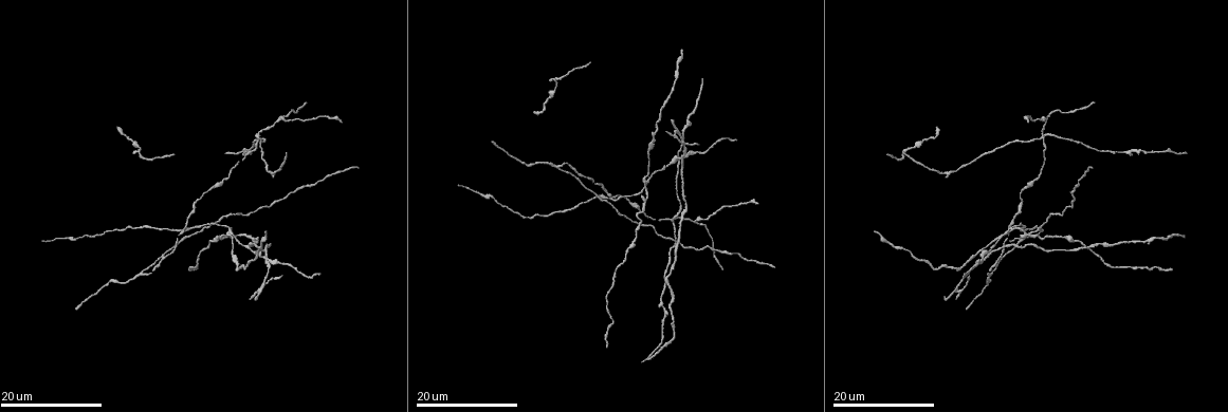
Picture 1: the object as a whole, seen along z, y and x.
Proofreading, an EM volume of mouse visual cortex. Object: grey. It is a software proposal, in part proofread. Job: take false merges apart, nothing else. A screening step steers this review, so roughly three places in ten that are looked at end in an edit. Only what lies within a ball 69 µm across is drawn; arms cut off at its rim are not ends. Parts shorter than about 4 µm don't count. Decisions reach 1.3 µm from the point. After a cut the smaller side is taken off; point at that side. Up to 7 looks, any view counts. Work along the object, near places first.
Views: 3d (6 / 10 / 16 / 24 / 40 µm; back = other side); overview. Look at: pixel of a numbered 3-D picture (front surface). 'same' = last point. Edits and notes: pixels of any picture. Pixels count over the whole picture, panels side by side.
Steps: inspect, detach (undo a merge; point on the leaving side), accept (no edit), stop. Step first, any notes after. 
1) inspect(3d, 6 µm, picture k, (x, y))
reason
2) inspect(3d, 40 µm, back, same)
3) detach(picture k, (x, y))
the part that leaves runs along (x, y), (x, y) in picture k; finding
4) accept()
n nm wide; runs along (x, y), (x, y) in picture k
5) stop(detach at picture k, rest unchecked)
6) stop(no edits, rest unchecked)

inspect(3d, 16 µm, picture 1, (578, 180))
three arms meet

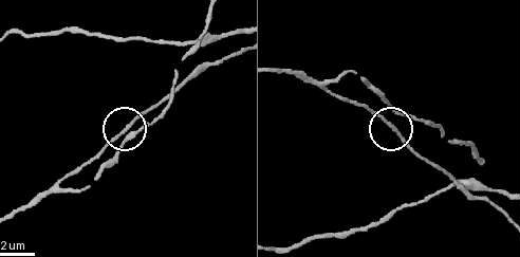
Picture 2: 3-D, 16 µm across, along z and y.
inspect(3d, 10 µm, picture 2, (387, 125))

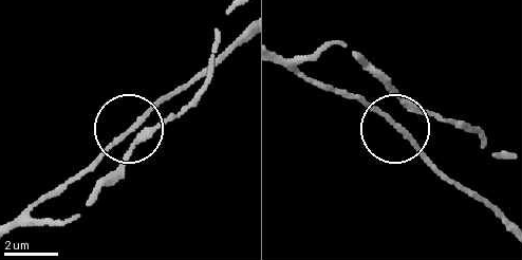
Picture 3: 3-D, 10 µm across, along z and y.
accept()
side arm 24 µm; runs along (224, 15), (204, 88), (170, 117), (123, 135), (84, 174) in picture 3; one neuron here

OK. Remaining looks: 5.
inspect(3d, 24 µm, picture 1, (601, 197))
three arms meet

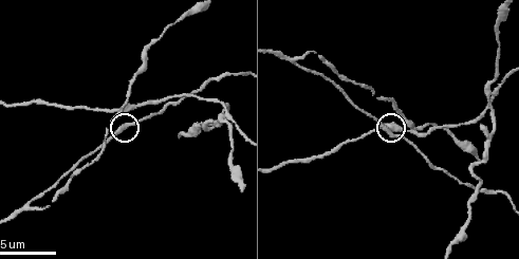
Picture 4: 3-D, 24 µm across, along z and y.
inspect(3d, 6 µm, picture 4, (124, 125))
closer look

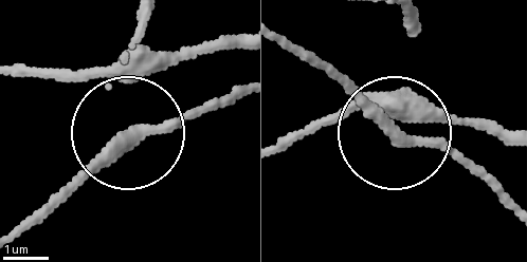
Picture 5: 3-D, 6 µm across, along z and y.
inspect(3d, 6 µm, back, picture 5, (120, 140))

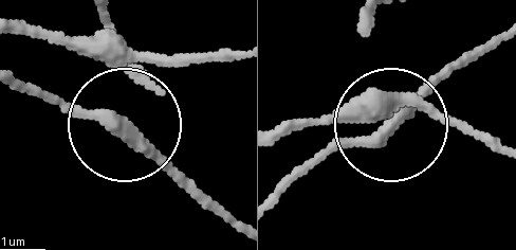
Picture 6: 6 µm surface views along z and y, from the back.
accept()
runs along (496, 35), (393, 126), (295, 164) in picture 6; all the same neuron

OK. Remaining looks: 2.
stop(no edits, rest unchecked)

